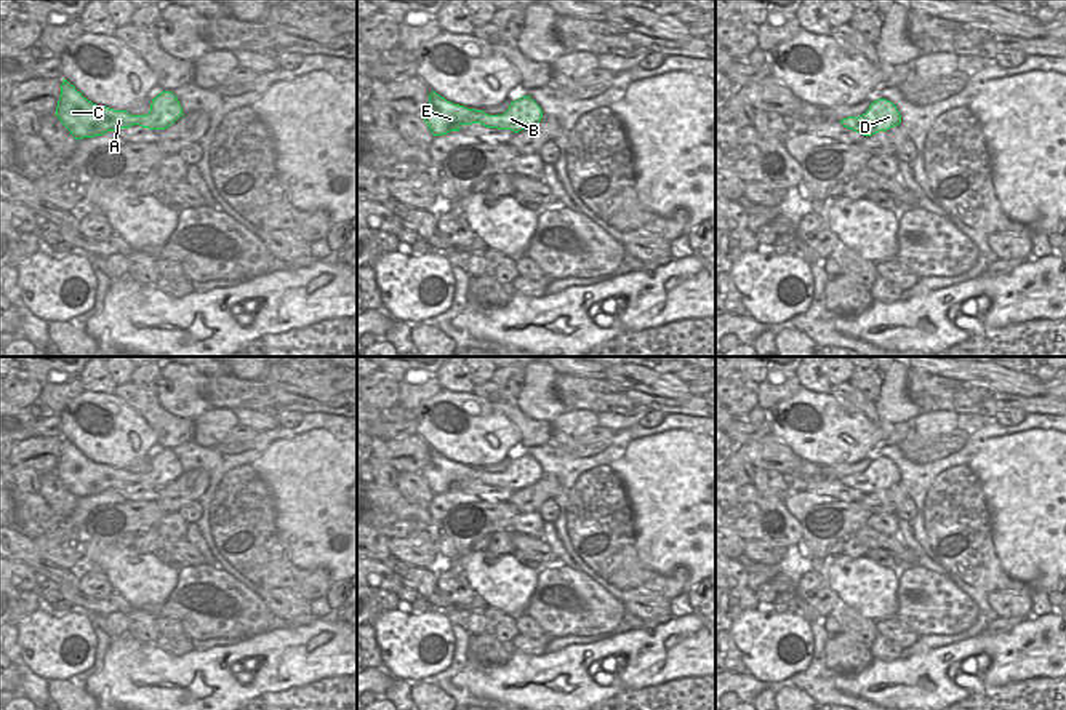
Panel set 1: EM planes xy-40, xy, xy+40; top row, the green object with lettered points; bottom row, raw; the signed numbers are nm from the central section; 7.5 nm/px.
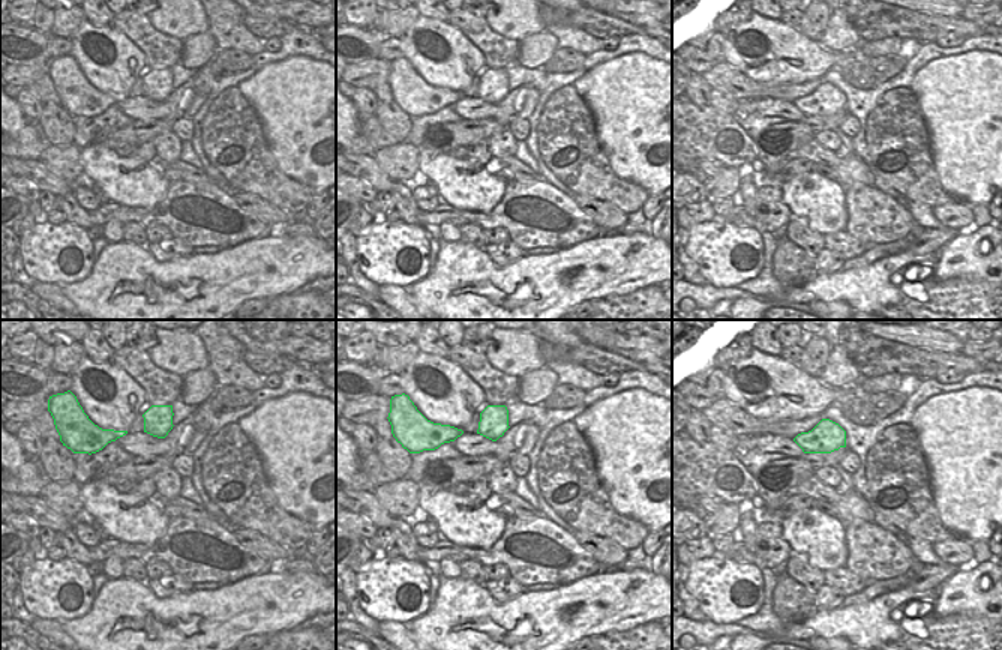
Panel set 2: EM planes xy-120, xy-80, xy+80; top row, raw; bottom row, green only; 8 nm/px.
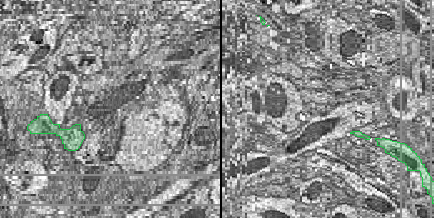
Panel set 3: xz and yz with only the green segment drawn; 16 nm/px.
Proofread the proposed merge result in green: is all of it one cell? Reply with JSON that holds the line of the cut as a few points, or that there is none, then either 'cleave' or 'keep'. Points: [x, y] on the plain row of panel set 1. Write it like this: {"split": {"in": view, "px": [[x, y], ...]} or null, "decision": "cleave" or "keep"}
{"split": null, "decision": "keep"}

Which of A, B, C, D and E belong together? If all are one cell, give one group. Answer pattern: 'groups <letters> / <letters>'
groups A B C D E

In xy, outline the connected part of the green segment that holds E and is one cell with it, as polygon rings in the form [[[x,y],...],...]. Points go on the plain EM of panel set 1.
[[[432,449],[429,453],[429,462],[423,469],[421,475],[434,494],[459,489],[463,483],[472,481],[519,491],[536,485],[543,477],[543,469],[530,454],[522,454],[511,461],[509,467],[503,473],[488,473],[483,469],[453,462]]]

